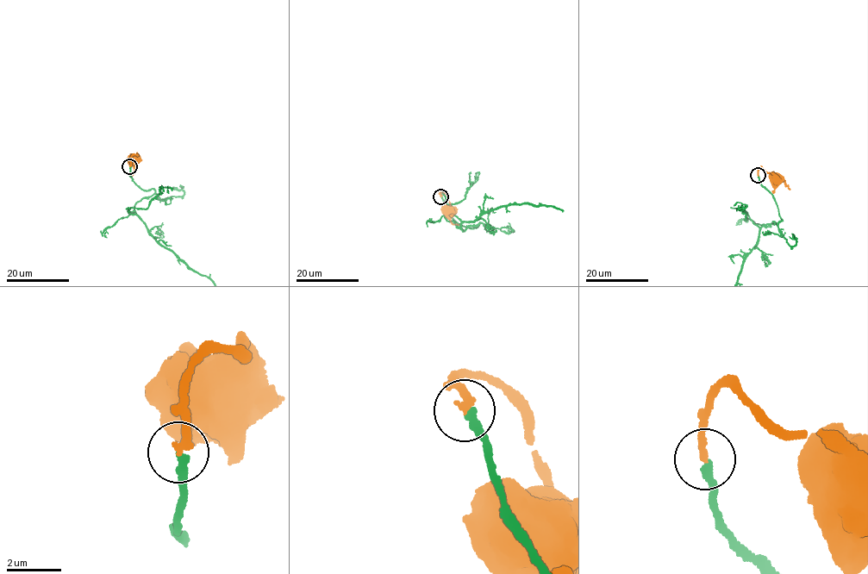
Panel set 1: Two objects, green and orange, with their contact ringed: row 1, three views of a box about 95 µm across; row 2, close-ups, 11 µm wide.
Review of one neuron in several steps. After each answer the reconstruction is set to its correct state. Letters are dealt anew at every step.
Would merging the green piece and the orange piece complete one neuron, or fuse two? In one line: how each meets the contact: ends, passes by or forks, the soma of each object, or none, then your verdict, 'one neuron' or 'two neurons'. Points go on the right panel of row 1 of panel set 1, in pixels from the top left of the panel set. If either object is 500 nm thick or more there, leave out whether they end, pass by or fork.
green ends | orange ends | green none | orange (776, 180) | one neuron

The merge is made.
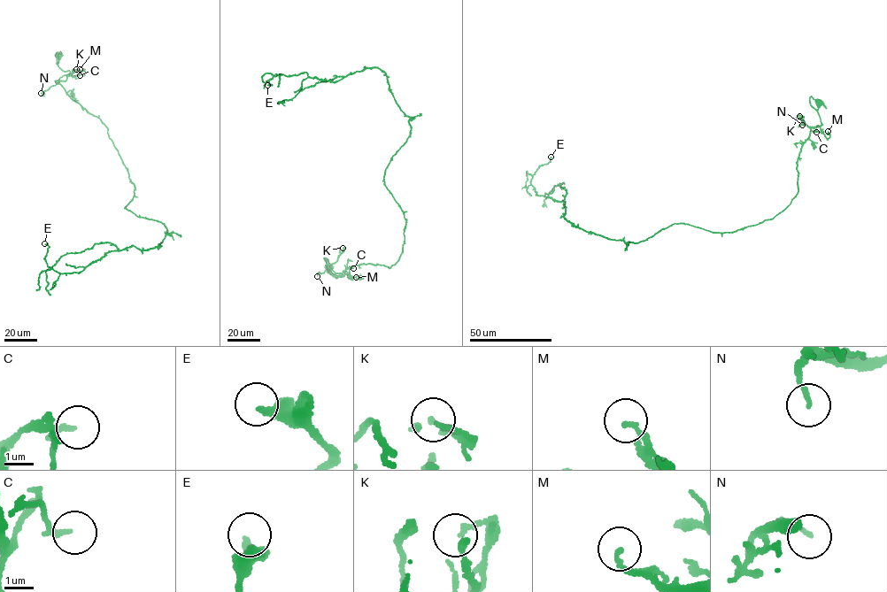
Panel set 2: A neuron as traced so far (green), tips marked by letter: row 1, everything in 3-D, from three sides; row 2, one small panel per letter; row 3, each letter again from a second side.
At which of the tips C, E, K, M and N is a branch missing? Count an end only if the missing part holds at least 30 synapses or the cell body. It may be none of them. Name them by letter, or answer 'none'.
none

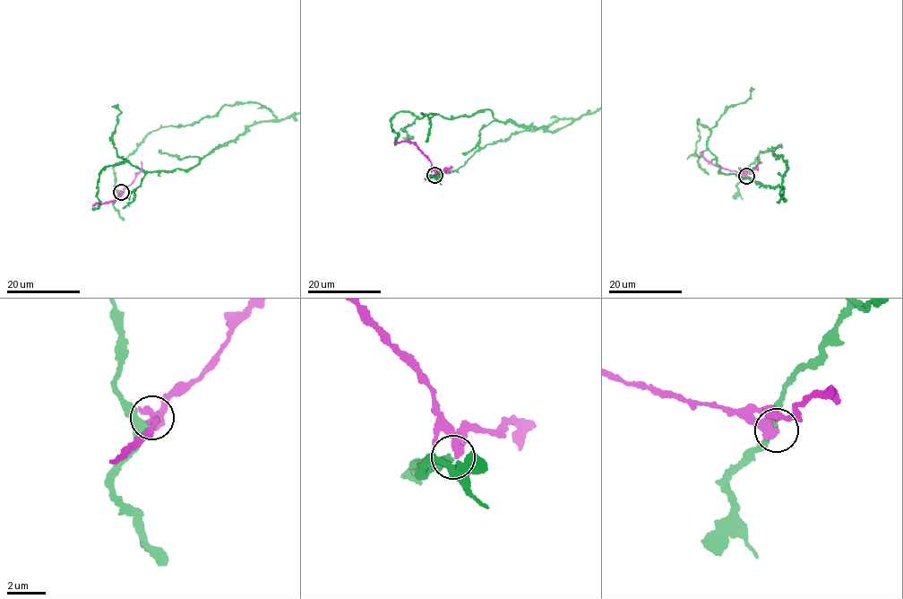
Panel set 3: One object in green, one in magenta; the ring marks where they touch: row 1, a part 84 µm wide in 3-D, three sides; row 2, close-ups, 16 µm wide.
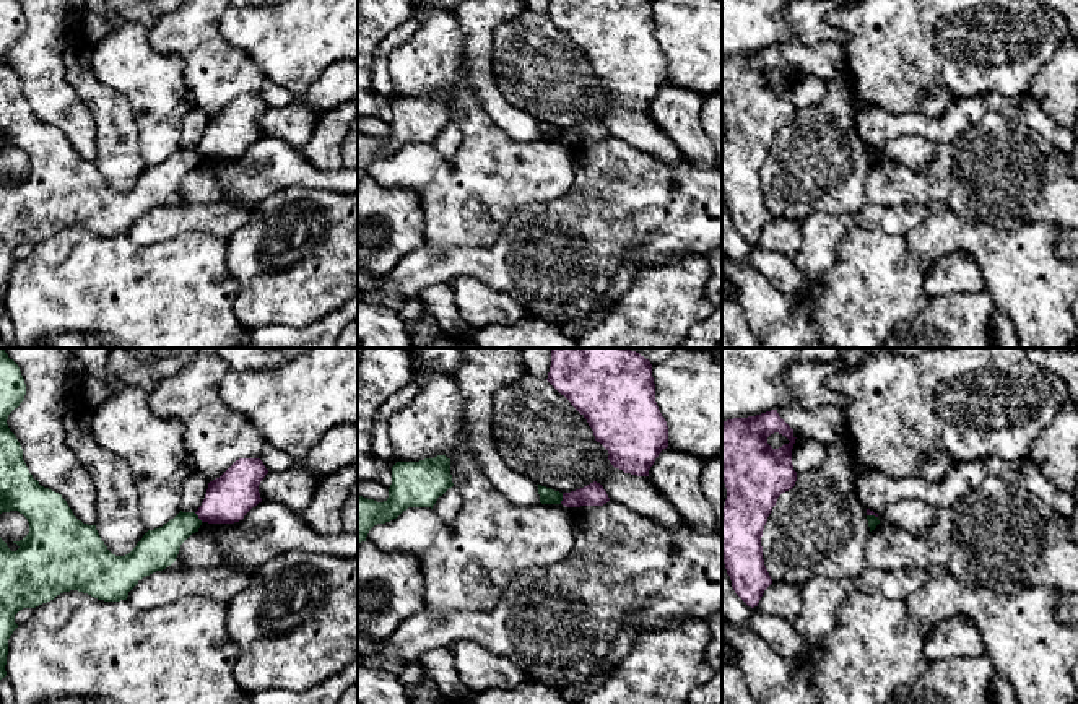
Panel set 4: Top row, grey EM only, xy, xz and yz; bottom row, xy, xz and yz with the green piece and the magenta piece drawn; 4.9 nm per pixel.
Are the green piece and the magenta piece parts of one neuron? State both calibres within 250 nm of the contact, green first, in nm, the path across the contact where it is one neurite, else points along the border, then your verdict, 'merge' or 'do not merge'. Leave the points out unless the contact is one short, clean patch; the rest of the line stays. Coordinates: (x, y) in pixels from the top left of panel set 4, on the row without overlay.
calibres 80 and 110 nm; border xz (563, 129), (560, 139); do not merge

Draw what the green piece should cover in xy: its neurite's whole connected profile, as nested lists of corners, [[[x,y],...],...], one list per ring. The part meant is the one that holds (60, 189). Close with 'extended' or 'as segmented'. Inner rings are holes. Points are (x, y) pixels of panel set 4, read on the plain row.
[[[0,0],[0,150],[18,146],[29,158],[29,169],[13,177],[20,182],[16,187],[0,174],[0,315],[7,312],[8,275],[18,263],[15,250],[20,246],[36,244],[70,226],[104,237],[127,236],[143,213],[171,202],[180,180],[202,161],[195,148],[180,146],[163,163],[148,166],[128,190],[112,190],[96,161],[78,156],[62,130],[41,122],[29,109],[23,85],[7,60],[8,50],[20,42],[24,31],[26,20],[18,0]]]; as segmented

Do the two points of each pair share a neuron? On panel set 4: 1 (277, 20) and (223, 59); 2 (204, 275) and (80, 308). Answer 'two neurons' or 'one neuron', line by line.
1: two neurons
2: one neuron

